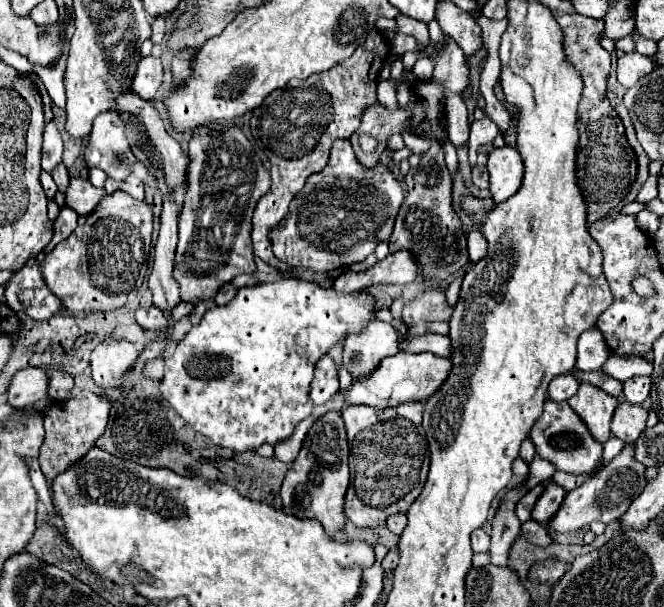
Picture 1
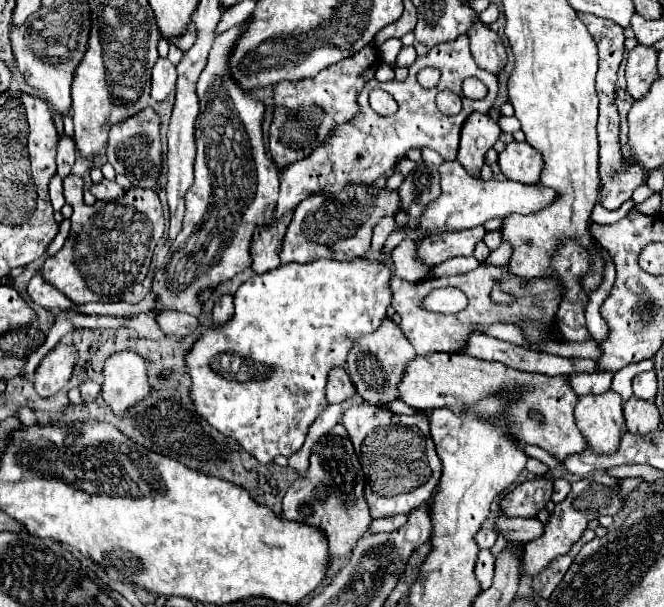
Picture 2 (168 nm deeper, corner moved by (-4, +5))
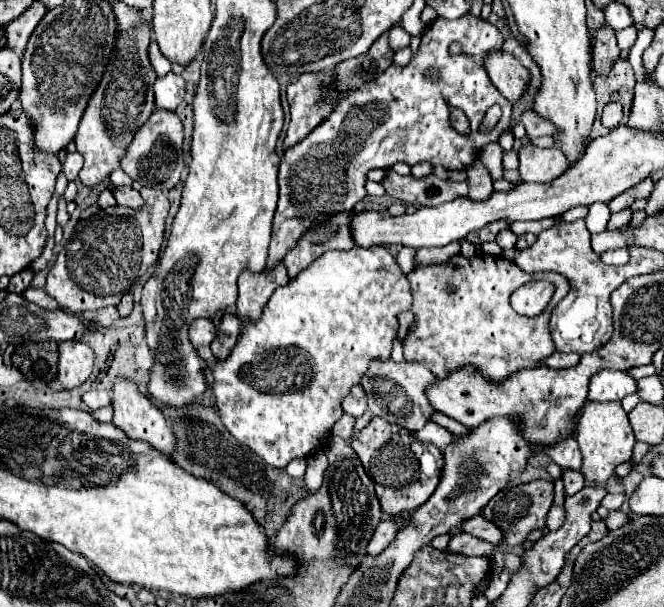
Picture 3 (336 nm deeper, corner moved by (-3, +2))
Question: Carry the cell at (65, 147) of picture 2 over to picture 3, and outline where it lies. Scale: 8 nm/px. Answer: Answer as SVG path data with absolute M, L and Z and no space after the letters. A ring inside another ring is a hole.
M78 152L68 154L68 158L66 158L64 166L62 166L62 170L64 170L64 172L66 172L66 176L68 176L68 180L72 180L72 182L74 182L74 180L78 178L78 172L80 172L82 164L84 164L84 160L82 160L82 156L80 156Z

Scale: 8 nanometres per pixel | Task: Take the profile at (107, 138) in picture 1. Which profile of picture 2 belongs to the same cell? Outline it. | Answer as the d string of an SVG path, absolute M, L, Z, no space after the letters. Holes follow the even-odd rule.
M145 107L137 115L131 115L119 123L115 123L109 131L107 141L107 161L119 175L125 175L135 187L151 189L155 187L157 175L161 171L161 141L159 141L159 117L153 113L151 107Z

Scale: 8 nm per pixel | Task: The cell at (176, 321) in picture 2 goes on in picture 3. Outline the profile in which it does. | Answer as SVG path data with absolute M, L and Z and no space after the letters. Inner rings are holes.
M196 320L190 326L190 340L194 346L208 346L216 338L218 328L214 326L212 320Z

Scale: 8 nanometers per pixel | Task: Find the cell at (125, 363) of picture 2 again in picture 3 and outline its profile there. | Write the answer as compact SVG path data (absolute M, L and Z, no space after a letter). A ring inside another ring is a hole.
M120 378L114 384L114 392L112 392L112 406L114 406L114 424L124 430L124 434L132 440L144 440L148 442L154 450L162 452L164 456L172 458L174 450L176 450L176 434L172 432L168 420L162 416L162 412L144 396L138 392L136 384L132 380Z

